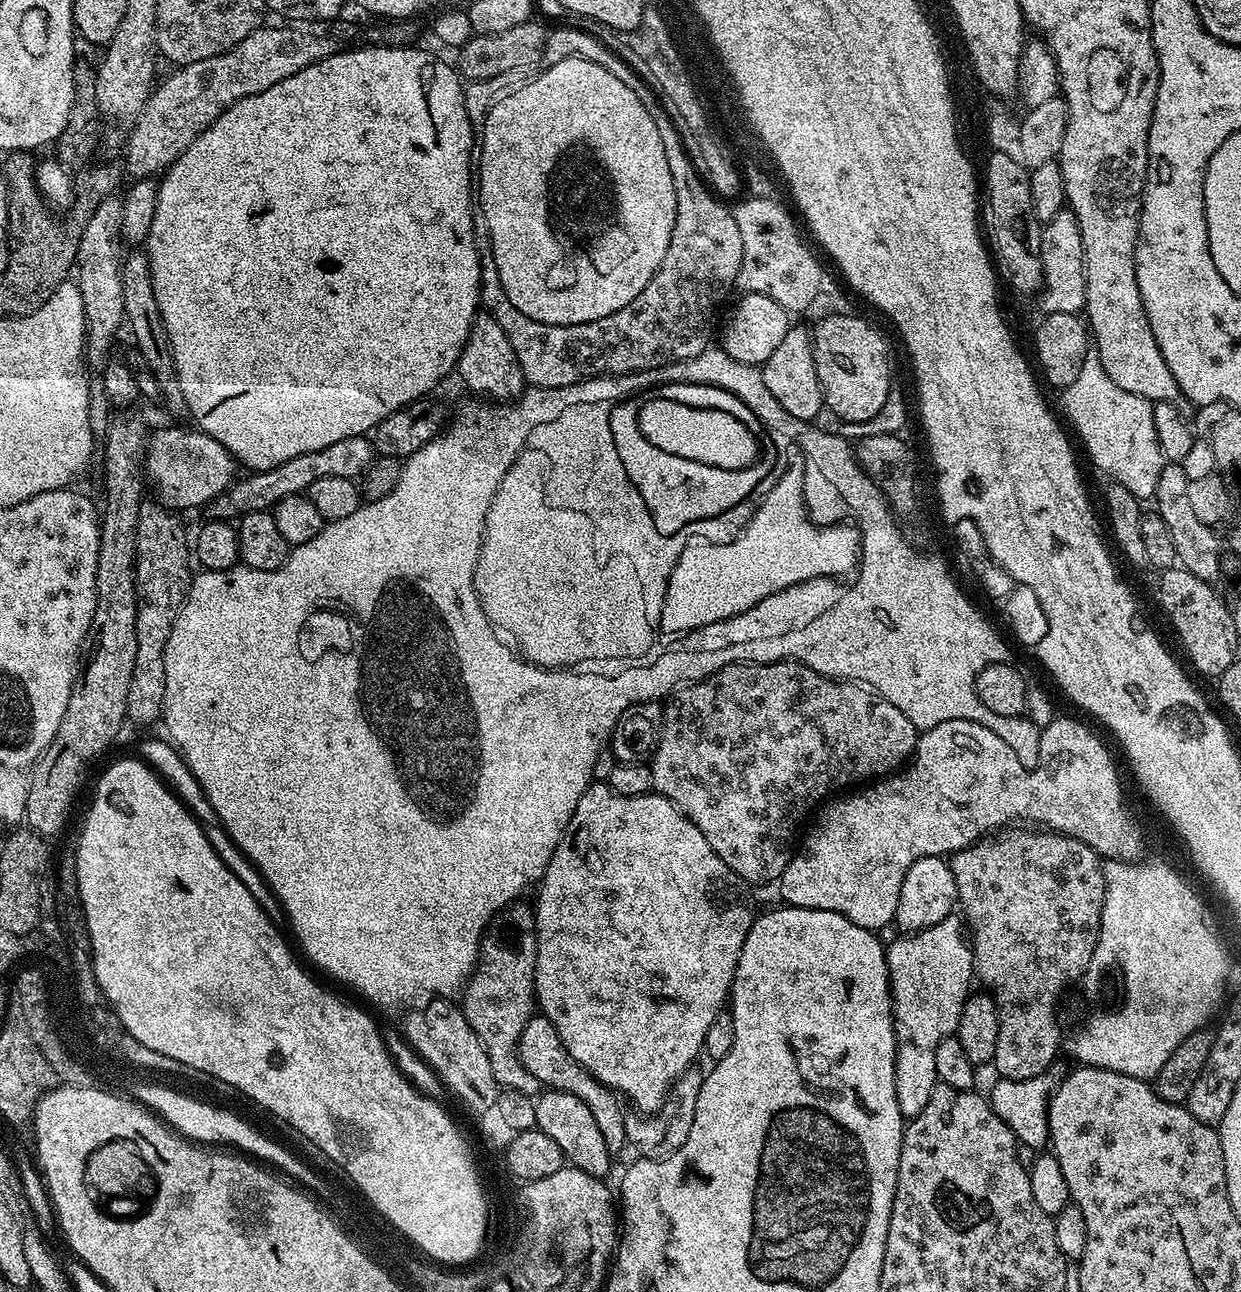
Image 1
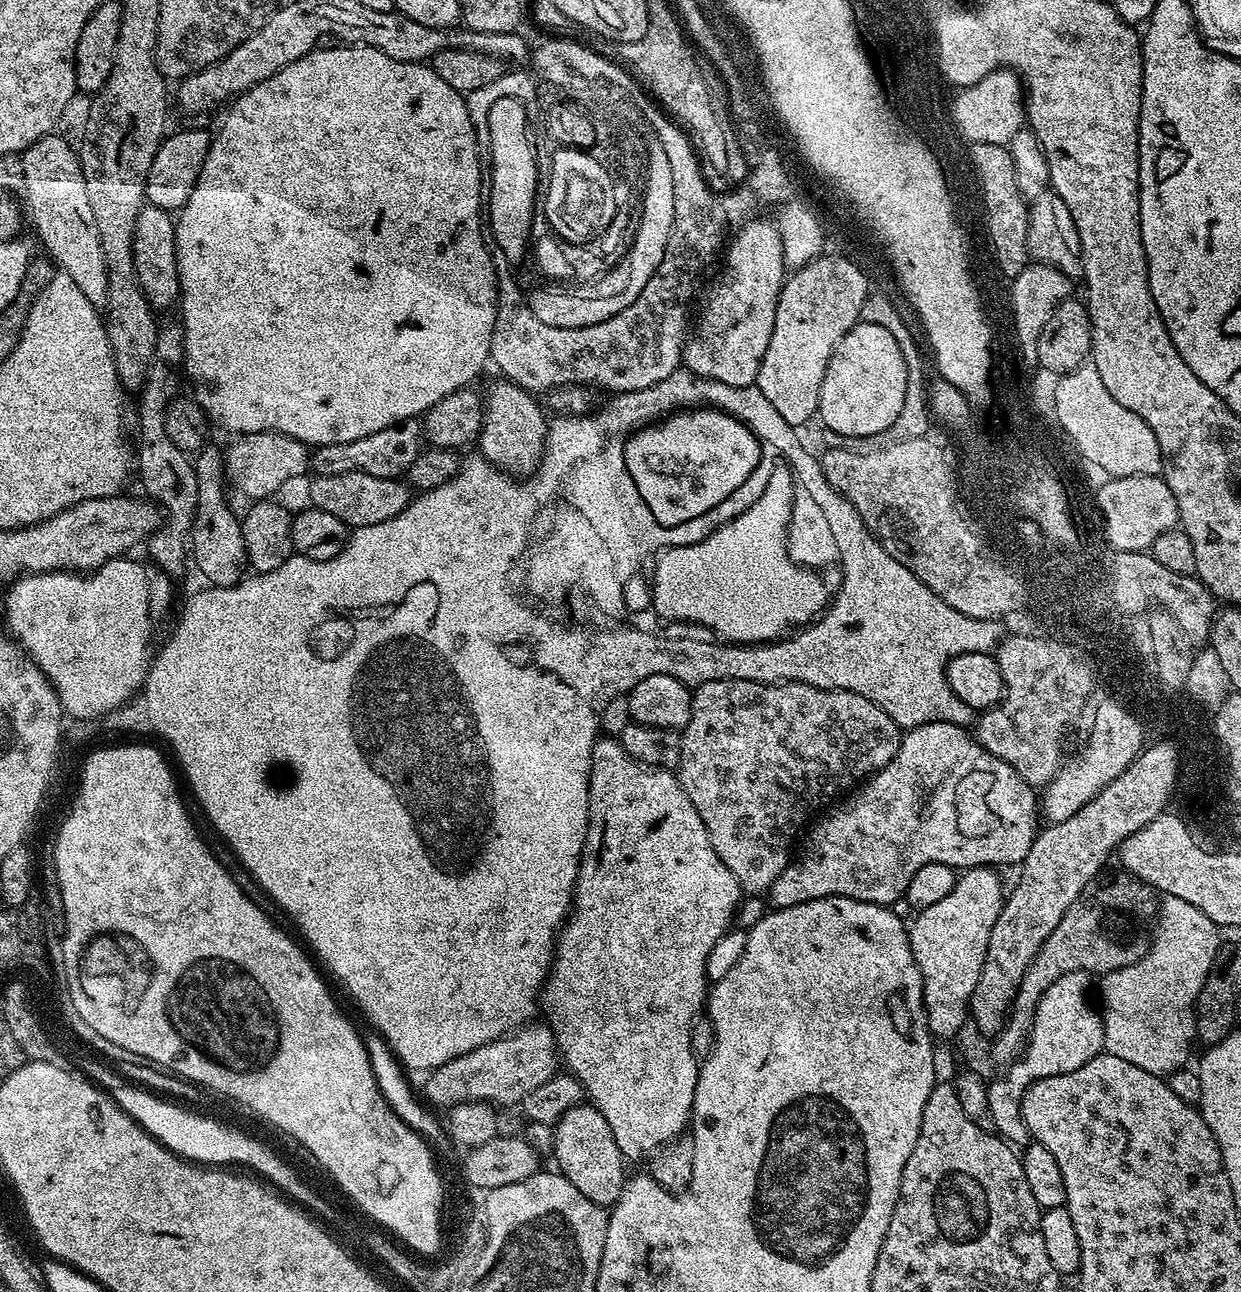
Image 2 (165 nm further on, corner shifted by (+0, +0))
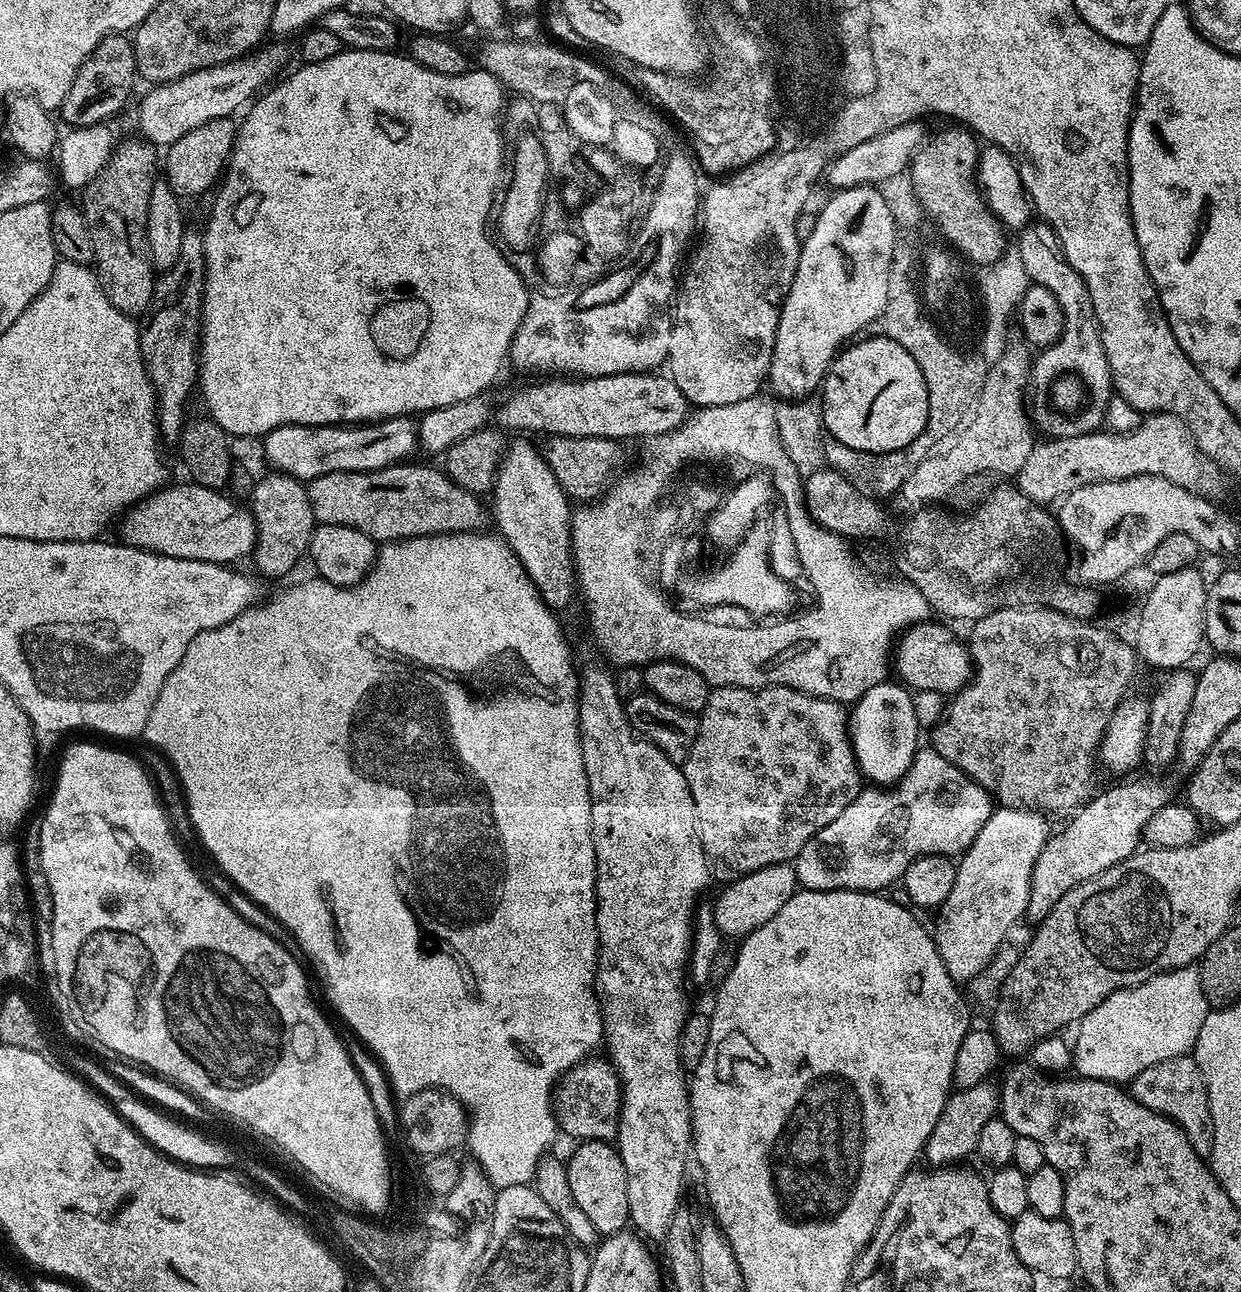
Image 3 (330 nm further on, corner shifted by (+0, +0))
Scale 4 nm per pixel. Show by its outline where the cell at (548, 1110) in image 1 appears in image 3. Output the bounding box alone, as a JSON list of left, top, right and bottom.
[567,1140,629,1237]

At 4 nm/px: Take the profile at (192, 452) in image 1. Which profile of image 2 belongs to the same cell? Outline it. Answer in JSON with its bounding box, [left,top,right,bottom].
[224,432,310,502]

